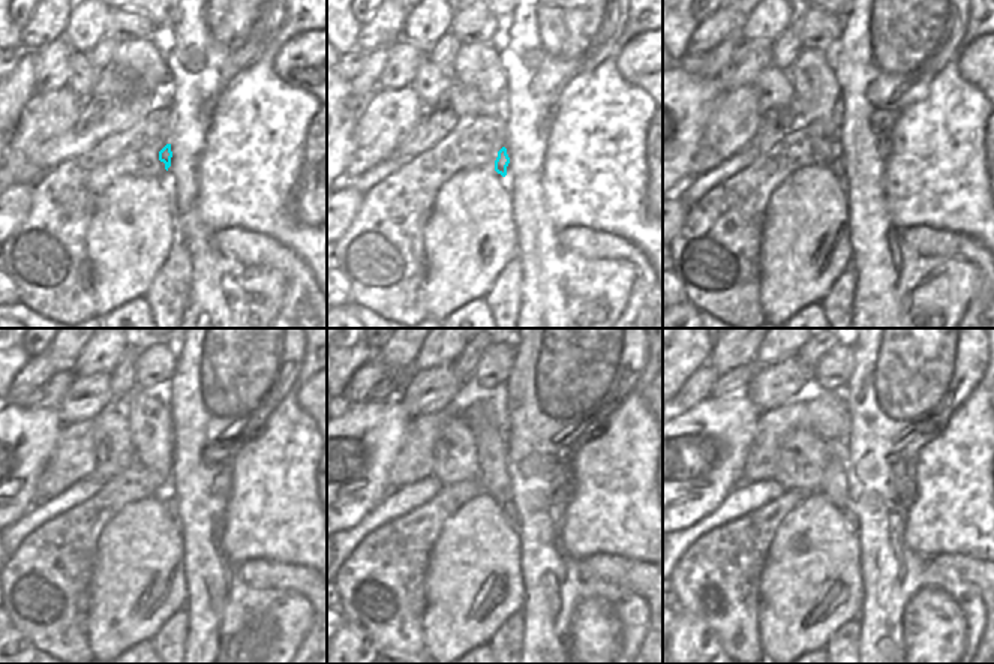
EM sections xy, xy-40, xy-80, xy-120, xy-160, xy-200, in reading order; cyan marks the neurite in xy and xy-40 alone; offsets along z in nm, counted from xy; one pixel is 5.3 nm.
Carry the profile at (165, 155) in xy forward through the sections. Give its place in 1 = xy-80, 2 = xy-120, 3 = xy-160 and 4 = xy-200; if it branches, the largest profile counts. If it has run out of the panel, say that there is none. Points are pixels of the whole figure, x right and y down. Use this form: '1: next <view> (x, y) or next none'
1: next xy-80 (837, 162)
2: next xy-120 (170, 502)
3: next xy-160 (508, 508)
4: next xy-200 (847, 513)

